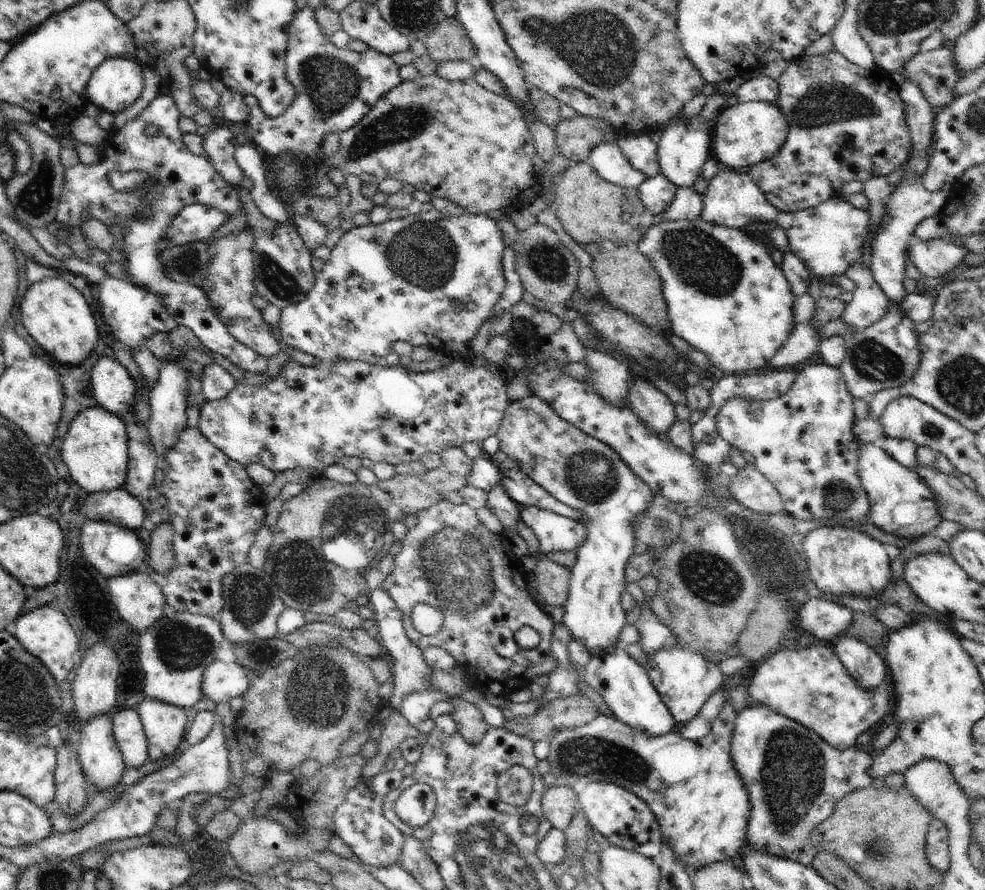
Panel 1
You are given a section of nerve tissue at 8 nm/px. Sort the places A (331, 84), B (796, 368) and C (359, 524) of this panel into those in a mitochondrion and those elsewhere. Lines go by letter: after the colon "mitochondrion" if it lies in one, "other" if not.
A: mitochondrion
B: other
C: mitochondrion

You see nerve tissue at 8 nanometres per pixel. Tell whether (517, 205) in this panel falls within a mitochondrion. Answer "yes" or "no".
no

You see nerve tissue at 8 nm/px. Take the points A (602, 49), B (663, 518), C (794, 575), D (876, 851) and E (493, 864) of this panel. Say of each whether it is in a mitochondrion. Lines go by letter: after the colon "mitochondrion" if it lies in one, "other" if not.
A: mitochondrion
B: other
C: mitochondrion
D: mitochondrion
E: mitochondrion

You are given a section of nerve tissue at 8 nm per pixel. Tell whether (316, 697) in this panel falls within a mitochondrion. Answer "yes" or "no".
yes

